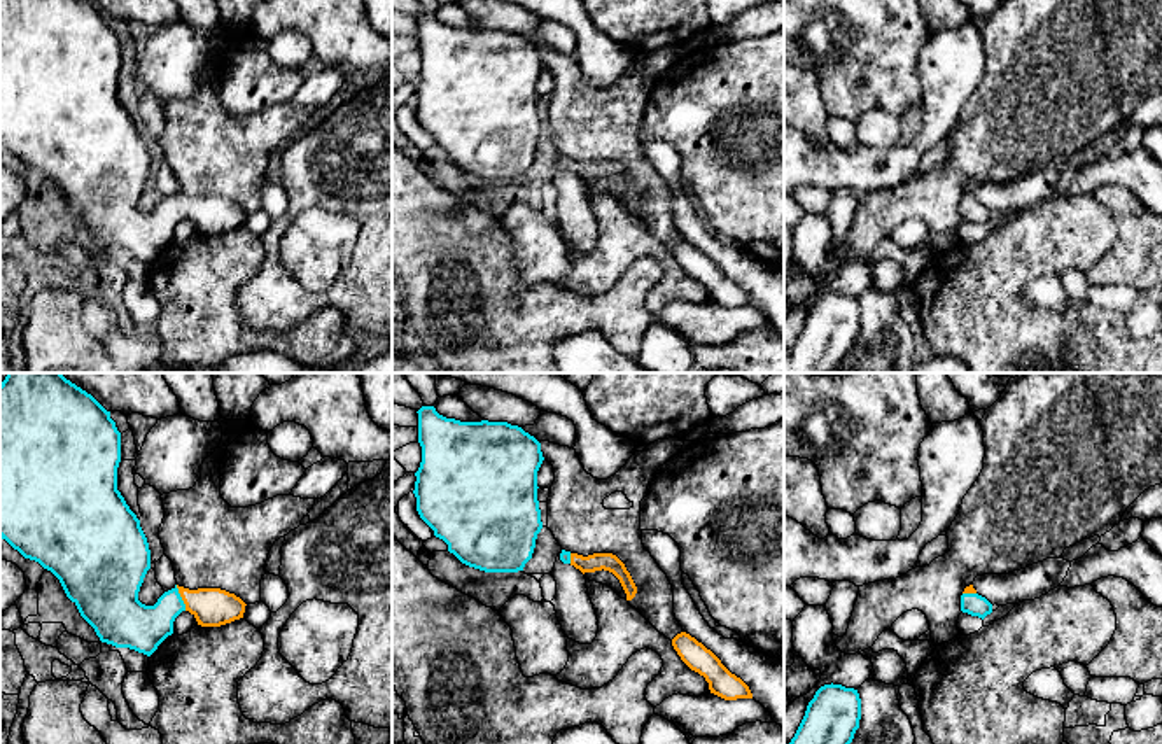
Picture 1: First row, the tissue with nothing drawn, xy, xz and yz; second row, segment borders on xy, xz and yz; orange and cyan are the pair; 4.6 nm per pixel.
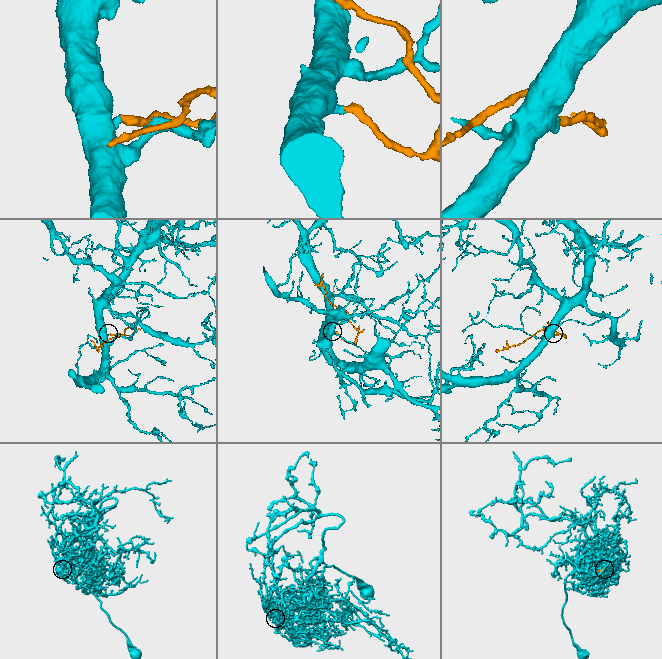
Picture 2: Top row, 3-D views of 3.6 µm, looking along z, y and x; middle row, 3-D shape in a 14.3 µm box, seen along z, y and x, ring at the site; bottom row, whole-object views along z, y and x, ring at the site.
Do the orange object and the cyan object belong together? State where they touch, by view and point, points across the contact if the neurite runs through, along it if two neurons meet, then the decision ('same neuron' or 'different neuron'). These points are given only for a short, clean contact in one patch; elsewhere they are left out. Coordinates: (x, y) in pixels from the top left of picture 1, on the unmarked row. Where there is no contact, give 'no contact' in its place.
contact xy (181, 203); way xy (210, 214), (181, 203), (151, 233), (135, 233); same neuron

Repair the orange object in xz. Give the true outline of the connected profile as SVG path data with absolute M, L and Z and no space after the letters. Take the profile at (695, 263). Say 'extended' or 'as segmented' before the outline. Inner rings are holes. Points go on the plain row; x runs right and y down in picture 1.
as segmented | M677 242L672 247L672 254L691 278L705 285L710 301L724 308L752 306L749 294L732 282L710 257L690 242Z

